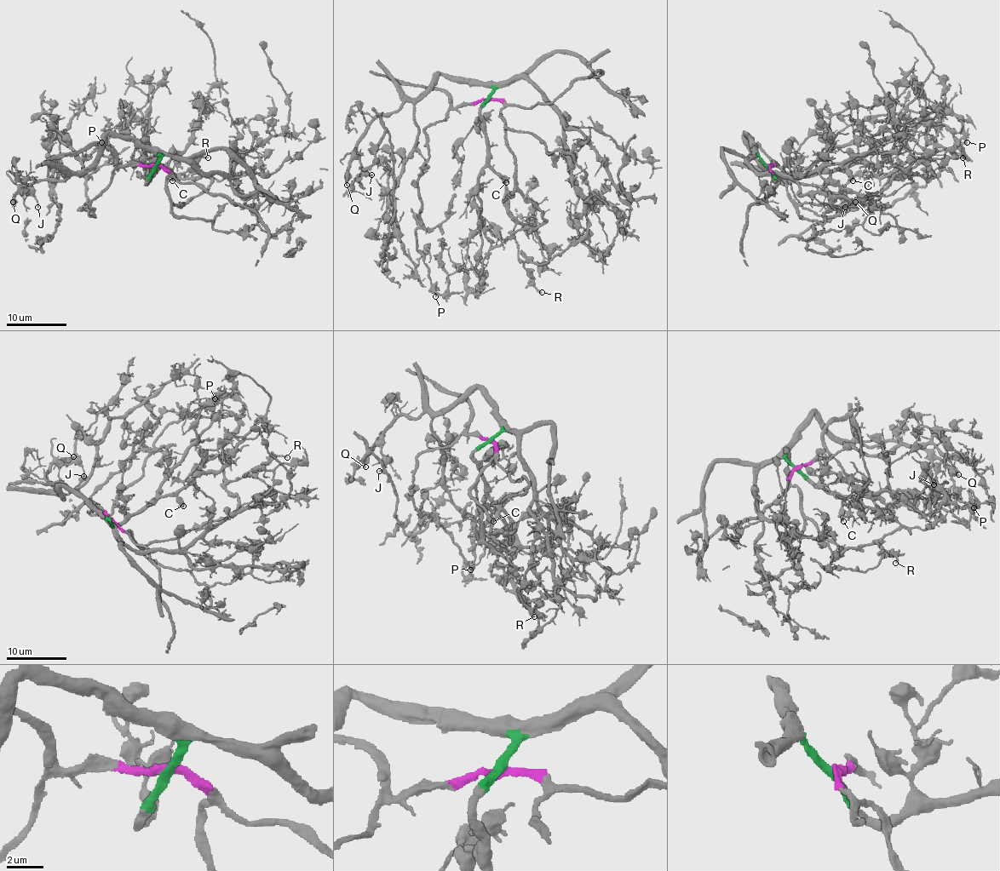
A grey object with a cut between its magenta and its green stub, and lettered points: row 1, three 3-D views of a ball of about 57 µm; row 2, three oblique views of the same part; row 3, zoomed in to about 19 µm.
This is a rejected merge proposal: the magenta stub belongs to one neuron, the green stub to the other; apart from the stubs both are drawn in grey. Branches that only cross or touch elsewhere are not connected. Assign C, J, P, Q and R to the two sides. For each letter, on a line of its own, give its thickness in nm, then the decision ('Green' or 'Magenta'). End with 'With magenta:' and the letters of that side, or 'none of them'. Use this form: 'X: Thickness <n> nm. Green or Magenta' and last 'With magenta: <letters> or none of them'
C: Thickness 360 nm. Green
J: Thickness 150 nm. Green
P: Thickness 240 nm. Magenta
Q: Thickness 320 nm. Green
R: Thickness 180 nm. Magenta
With magenta: P, R

